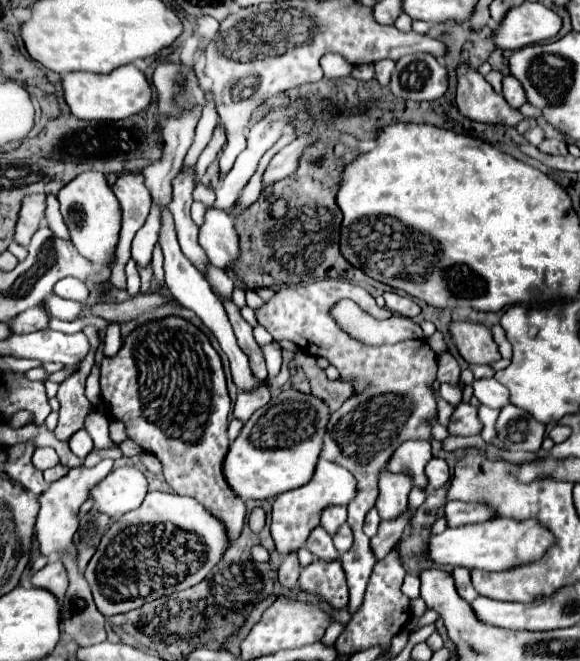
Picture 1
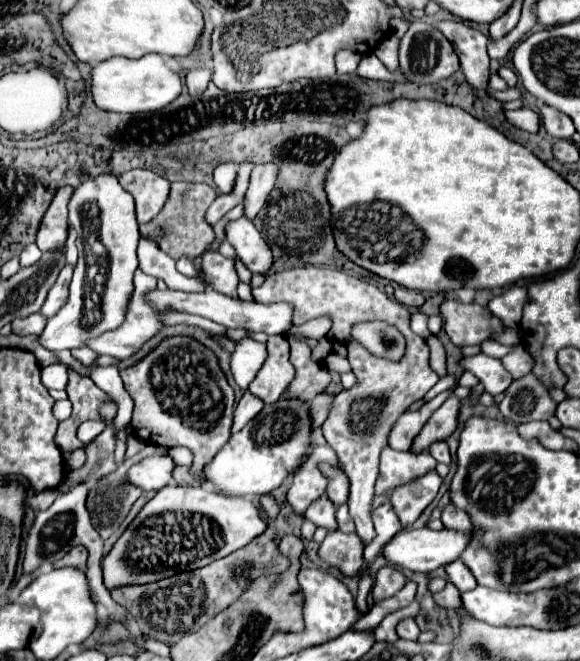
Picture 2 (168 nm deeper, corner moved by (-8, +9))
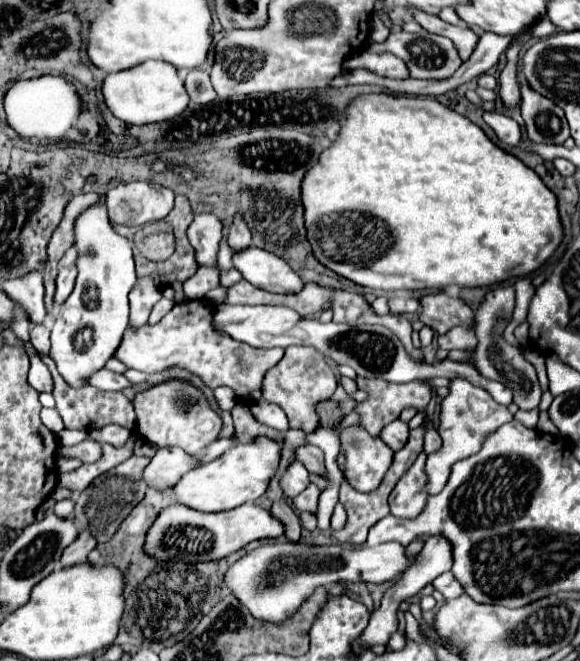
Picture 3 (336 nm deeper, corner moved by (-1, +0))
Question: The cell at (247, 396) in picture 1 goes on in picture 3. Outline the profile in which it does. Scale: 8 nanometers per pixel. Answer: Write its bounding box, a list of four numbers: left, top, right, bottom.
[115,299,283,403]

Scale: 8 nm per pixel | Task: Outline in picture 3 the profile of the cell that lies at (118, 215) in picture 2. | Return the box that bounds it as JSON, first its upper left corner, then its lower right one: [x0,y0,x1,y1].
[51,203,135,387]

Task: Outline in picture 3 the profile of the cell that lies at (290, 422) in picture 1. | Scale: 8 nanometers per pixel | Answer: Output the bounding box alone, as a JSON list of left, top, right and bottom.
[173,437,281,513]

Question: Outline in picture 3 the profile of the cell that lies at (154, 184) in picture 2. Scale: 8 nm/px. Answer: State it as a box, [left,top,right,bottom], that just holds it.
[105,181,175,227]

